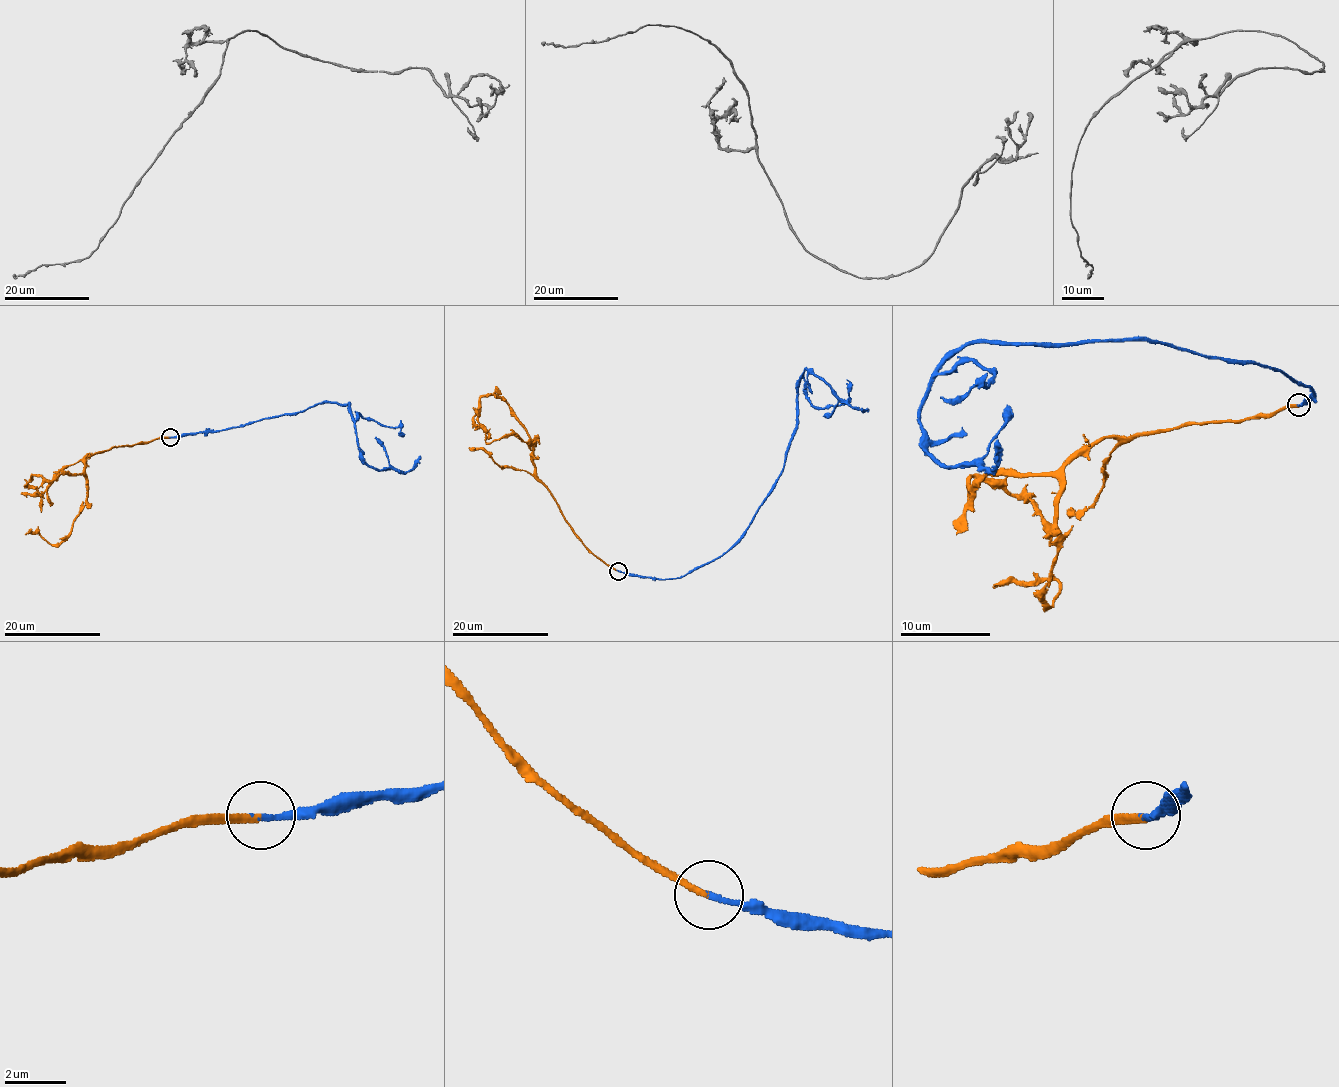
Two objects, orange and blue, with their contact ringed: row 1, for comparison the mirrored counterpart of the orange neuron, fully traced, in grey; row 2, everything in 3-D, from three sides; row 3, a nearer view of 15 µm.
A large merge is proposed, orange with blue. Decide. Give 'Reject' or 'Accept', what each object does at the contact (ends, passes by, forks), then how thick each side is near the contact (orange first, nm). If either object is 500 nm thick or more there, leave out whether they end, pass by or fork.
Accept. At the ring orange ends. At the ring blue ends. Thickness 220 nm (orange) against 190 nm

